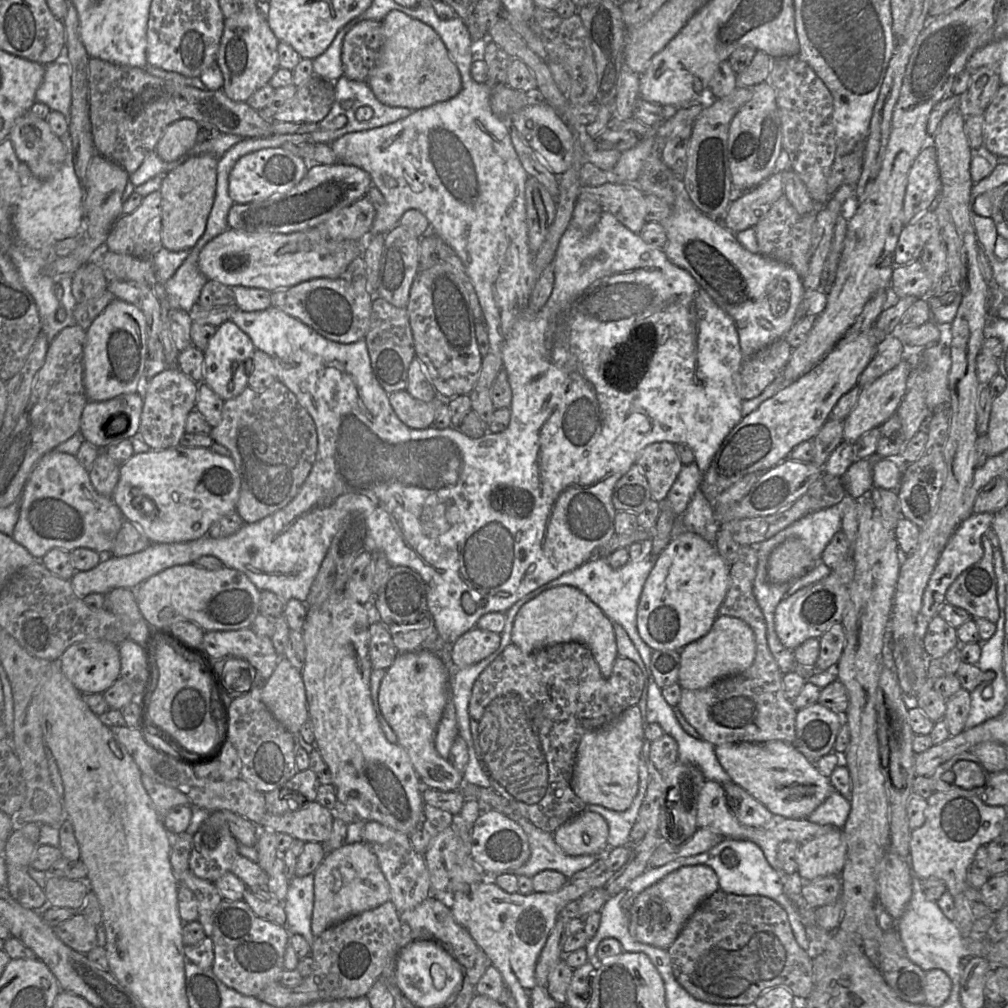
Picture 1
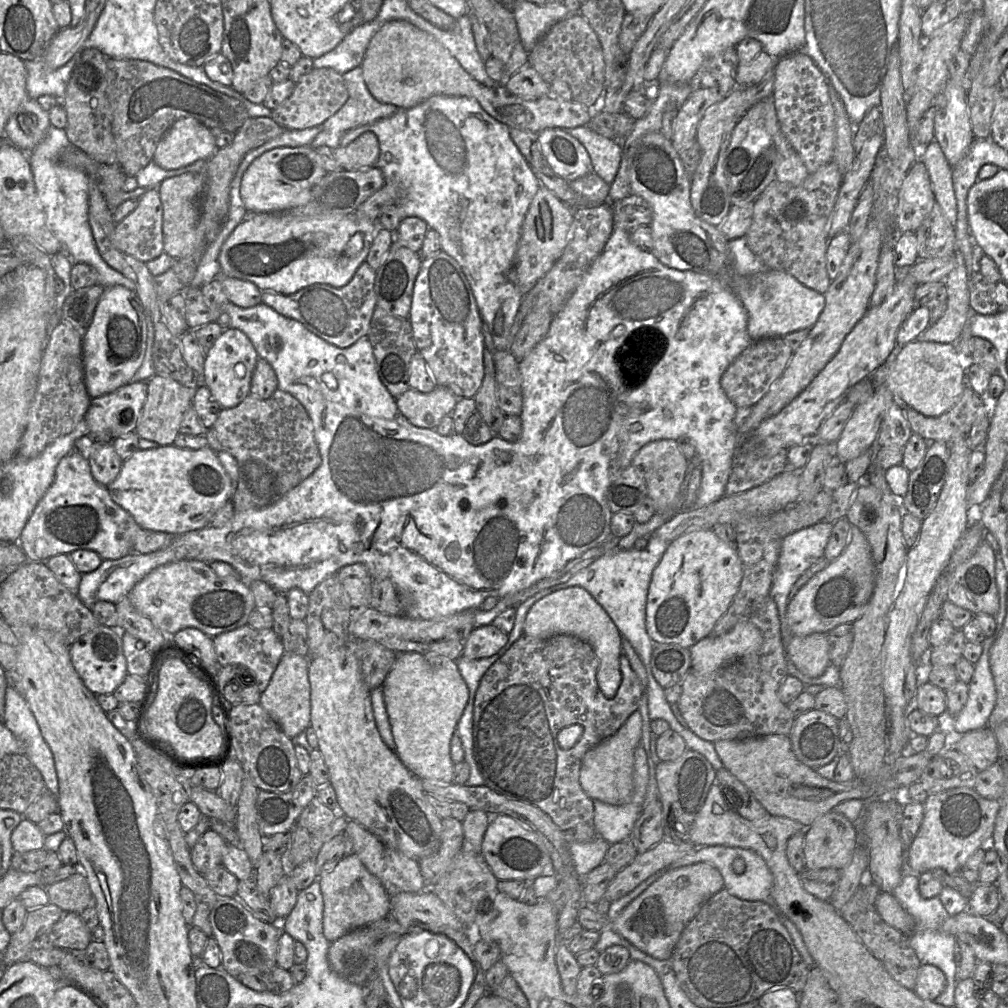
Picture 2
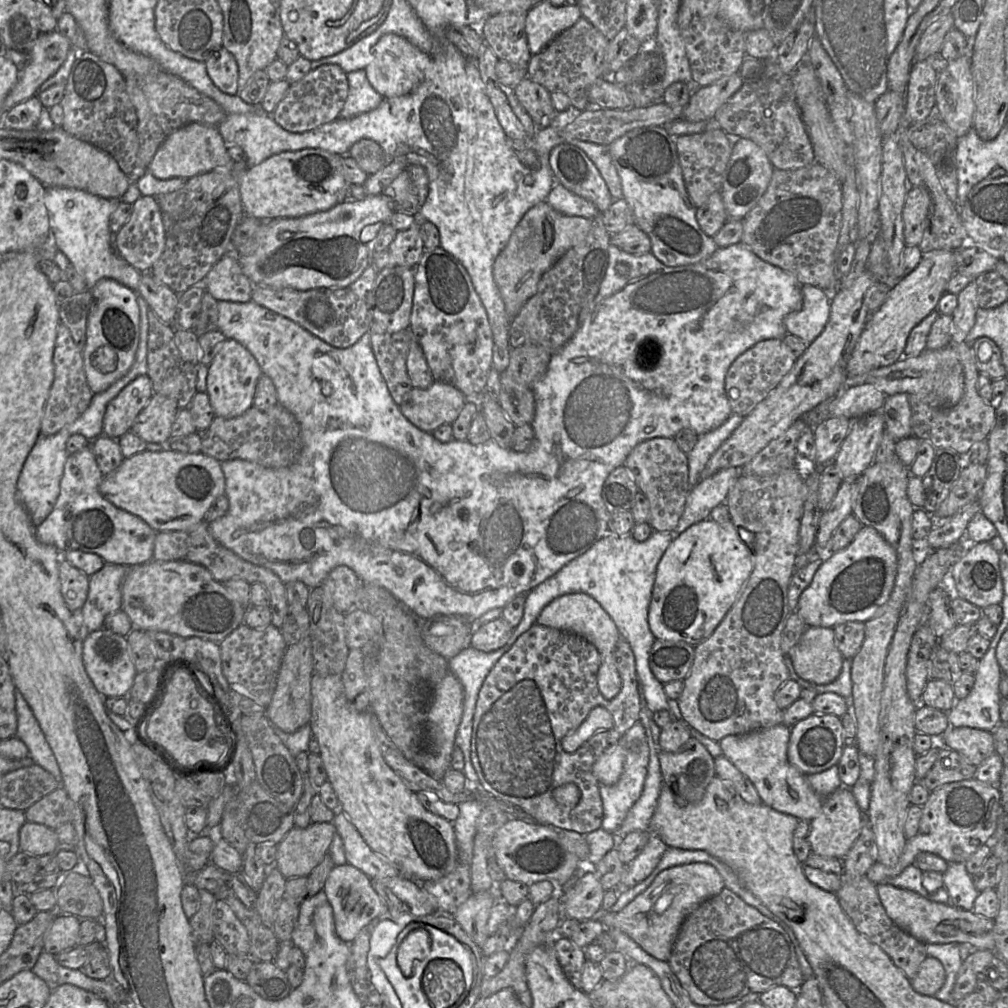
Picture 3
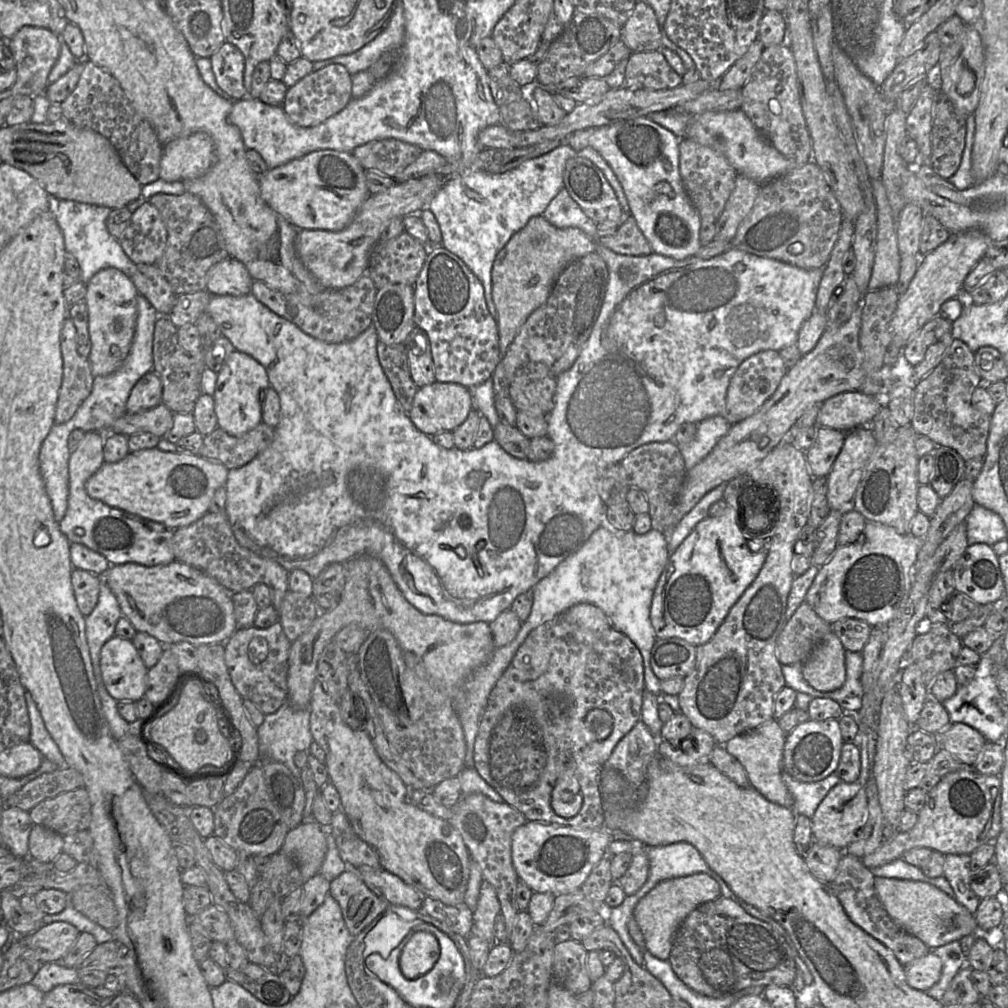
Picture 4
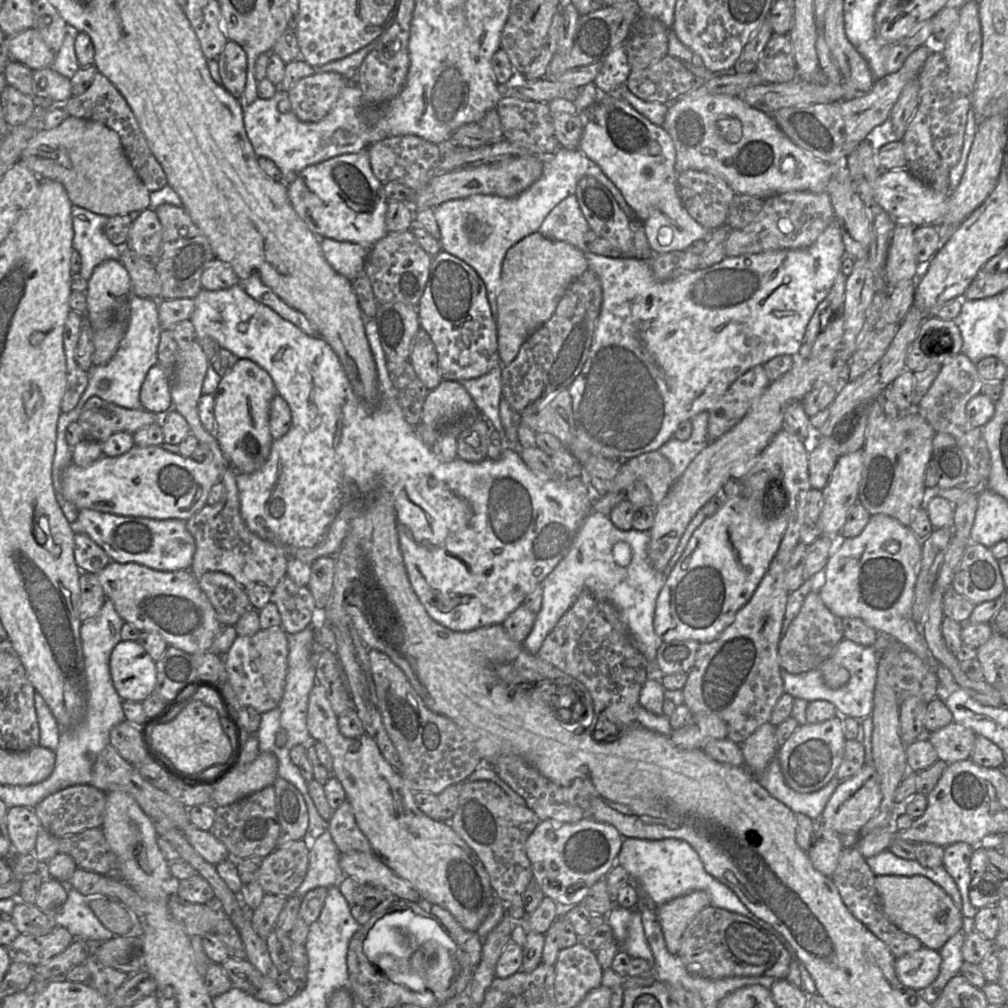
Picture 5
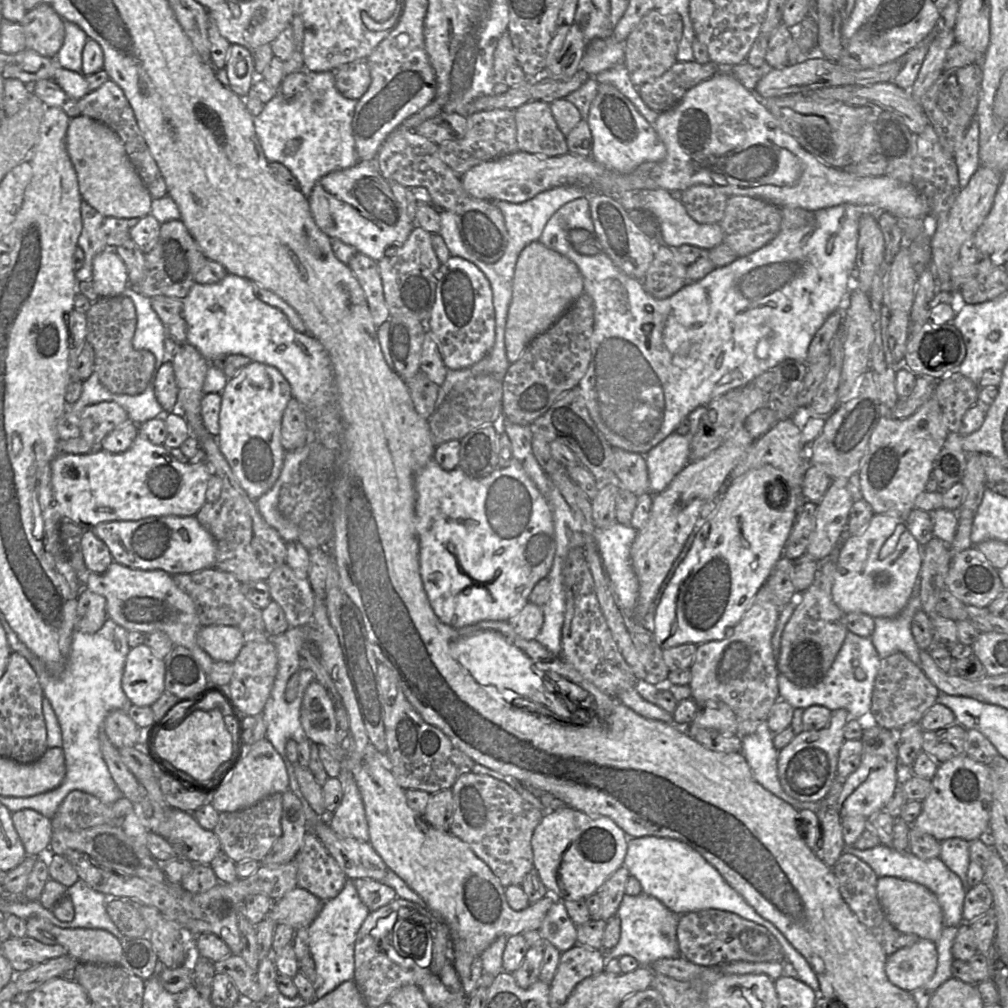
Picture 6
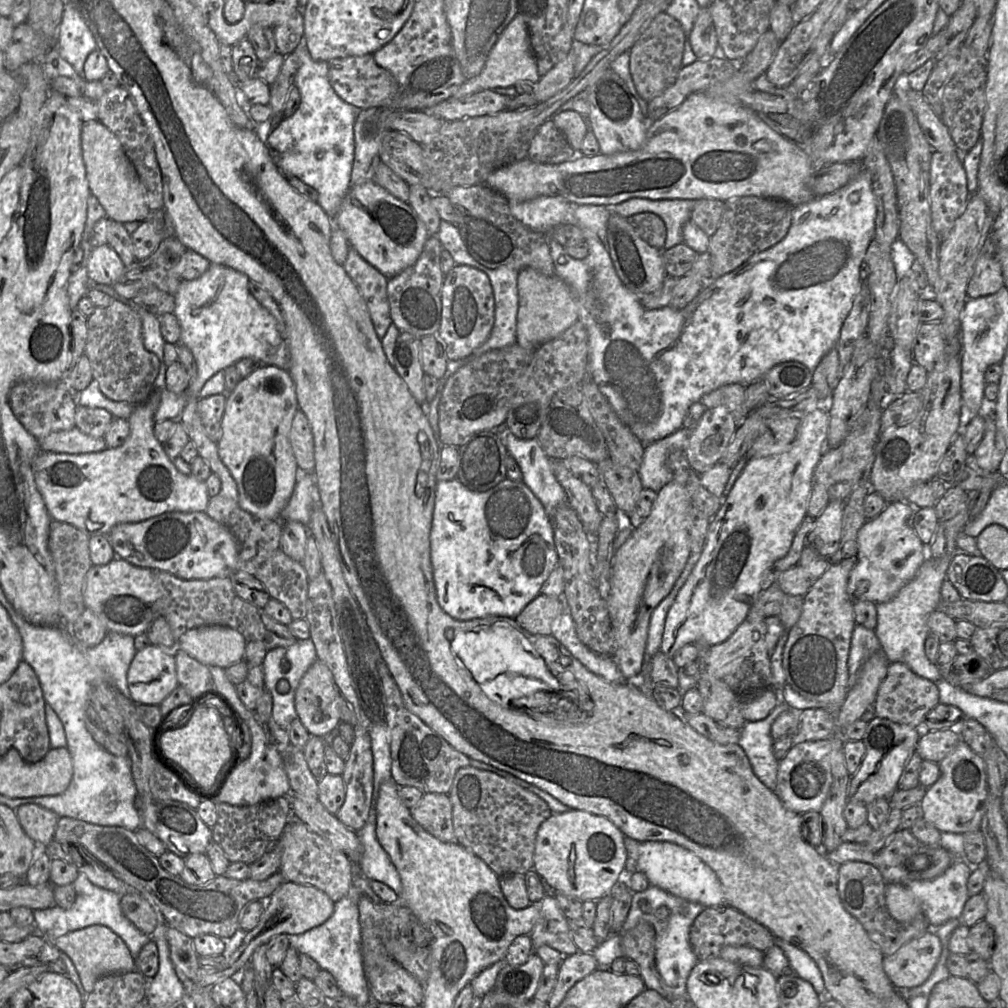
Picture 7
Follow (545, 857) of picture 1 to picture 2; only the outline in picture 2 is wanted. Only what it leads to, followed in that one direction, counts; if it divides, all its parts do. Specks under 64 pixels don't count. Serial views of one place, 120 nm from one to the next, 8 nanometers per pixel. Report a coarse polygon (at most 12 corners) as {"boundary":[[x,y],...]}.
{"boundary":[[600,836],[570,841],[575,871],[587,875],[604,862],[610,843]]}

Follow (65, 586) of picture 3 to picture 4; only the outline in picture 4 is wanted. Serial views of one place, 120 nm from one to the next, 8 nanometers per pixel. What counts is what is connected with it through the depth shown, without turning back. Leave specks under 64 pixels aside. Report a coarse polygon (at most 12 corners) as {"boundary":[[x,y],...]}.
{"boundary":[[74,568],[71,584],[82,615],[95,608],[102,577]]}

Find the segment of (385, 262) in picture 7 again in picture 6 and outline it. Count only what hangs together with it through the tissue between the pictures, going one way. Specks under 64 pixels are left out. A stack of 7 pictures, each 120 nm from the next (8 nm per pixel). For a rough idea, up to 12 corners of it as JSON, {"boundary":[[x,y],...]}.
{"boundary":[[376,158],[307,198],[321,231],[376,262],[416,225]]}

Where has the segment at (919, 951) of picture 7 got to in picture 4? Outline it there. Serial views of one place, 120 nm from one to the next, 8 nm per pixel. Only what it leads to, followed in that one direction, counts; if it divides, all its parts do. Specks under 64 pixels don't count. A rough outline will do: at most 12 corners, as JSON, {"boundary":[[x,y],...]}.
{"boundary":[[931,950],[904,966],[908,985],[927,992],[942,960]]}

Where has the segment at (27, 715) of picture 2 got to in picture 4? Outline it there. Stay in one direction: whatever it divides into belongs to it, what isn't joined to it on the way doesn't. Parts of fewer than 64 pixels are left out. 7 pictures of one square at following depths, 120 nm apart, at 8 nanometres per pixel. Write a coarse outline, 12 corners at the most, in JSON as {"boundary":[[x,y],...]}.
{"boundary":[[28,691],[25,700],[31,724],[30,743],[58,766],[66,766]]}

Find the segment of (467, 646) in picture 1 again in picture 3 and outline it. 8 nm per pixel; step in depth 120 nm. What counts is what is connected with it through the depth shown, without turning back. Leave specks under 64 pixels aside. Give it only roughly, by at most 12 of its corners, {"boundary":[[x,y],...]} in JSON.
{"boundary":[[502,618],[475,627],[470,646],[493,652],[511,638]]}

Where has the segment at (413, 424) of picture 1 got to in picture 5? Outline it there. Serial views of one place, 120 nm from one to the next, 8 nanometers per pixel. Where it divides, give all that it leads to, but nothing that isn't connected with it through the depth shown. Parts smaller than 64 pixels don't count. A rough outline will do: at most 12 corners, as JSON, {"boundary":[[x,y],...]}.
{"boundary":[[443,379],[426,396],[420,423],[444,426],[474,406],[459,381]]}

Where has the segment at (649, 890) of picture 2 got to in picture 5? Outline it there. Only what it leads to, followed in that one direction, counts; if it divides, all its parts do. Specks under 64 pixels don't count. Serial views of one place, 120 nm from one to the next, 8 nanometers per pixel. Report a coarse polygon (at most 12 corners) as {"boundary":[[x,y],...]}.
{"boundary":[[702,890],[658,906],[667,950],[677,955],[688,924],[711,905]]}

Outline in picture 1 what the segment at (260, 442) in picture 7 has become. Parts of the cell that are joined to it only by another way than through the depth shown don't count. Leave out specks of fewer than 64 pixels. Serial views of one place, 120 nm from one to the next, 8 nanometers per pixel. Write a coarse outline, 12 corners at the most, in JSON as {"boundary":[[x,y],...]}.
{"boundary":[[233,321],[204,352],[204,380],[223,401],[248,386],[255,351]]}

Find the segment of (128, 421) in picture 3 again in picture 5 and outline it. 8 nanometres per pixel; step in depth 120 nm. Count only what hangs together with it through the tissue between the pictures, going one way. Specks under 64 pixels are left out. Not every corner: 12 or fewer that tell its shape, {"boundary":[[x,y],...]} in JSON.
{"boundary":[[151,367],[141,407],[163,417],[172,409],[168,373]]}

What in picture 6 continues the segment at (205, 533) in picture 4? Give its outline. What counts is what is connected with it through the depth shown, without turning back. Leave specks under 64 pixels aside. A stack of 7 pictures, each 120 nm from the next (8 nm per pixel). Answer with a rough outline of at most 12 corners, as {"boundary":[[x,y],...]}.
{"boundary":[[207,430],[198,440],[219,499],[195,515],[215,541],[213,567],[241,583],[286,563],[264,520]]}

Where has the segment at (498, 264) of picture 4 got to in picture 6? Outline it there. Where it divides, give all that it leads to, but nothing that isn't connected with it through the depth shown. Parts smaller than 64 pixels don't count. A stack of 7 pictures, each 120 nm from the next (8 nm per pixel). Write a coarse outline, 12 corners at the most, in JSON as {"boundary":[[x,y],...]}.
{"boundary":[[540,241],[517,259],[508,361],[583,292],[574,262]]}

